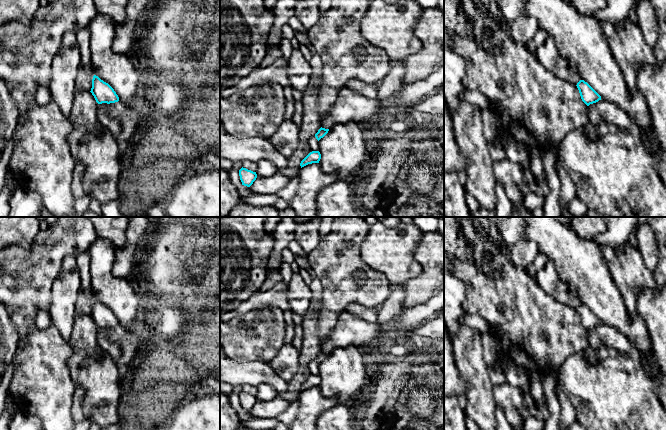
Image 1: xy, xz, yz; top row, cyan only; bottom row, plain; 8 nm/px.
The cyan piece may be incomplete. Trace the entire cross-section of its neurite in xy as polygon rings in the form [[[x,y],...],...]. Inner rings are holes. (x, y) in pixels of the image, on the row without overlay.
[[[96,299],[93,300],[92,312],[90,316],[98,328],[110,328],[119,325],[119,321],[114,313]]]

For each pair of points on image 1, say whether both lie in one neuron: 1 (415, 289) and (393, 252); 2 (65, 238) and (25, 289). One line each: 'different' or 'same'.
1: different
2: same

